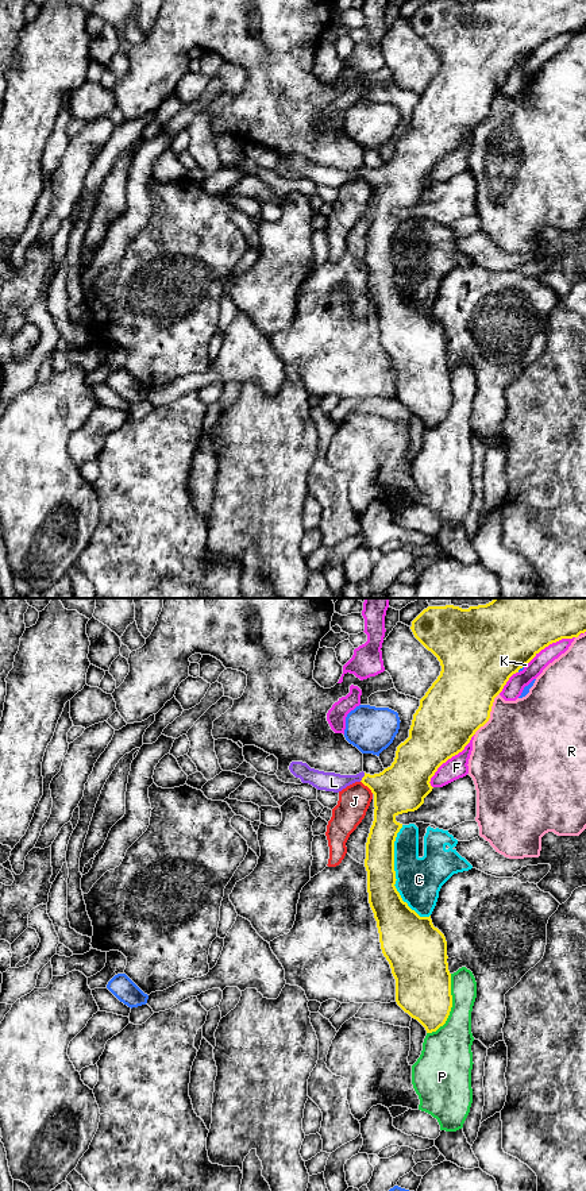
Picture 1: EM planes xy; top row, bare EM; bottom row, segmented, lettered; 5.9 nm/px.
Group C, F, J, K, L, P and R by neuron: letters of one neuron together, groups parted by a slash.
C / F / J / K / L / P / R

